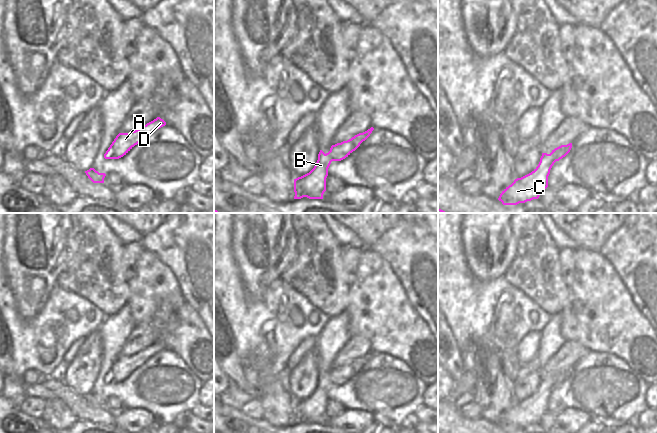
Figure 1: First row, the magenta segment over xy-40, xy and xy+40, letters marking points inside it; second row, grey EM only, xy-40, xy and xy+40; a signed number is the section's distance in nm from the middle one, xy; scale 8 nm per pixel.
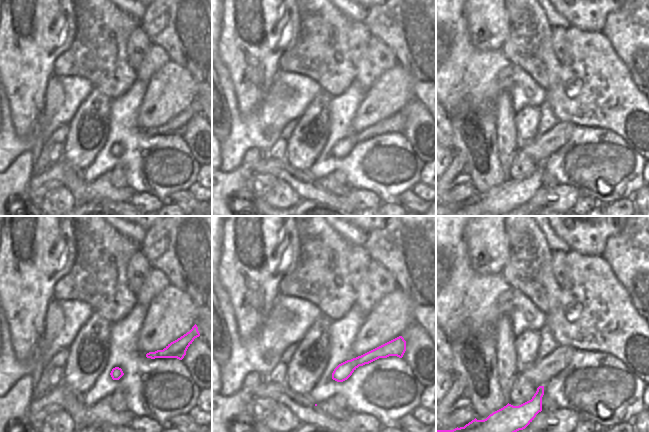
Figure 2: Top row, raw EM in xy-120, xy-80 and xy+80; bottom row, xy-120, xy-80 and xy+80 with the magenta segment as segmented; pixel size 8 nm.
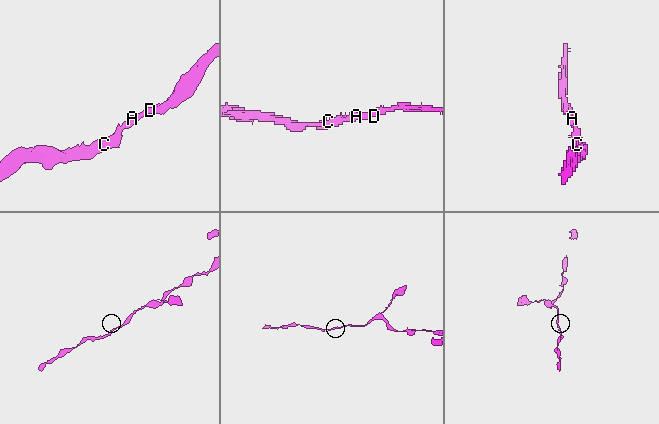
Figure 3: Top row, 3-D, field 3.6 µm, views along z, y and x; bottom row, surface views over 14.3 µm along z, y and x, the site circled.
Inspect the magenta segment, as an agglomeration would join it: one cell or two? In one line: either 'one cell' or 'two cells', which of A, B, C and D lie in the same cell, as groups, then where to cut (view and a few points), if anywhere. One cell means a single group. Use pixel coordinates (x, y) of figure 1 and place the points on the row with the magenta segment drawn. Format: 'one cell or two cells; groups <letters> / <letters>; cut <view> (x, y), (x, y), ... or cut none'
one cell; groups A B C D; cut none

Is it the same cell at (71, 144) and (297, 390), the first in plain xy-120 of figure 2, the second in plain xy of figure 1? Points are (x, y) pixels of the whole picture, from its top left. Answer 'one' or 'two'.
one

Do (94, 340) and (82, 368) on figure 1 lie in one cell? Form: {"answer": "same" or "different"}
{"answer": "same"}

